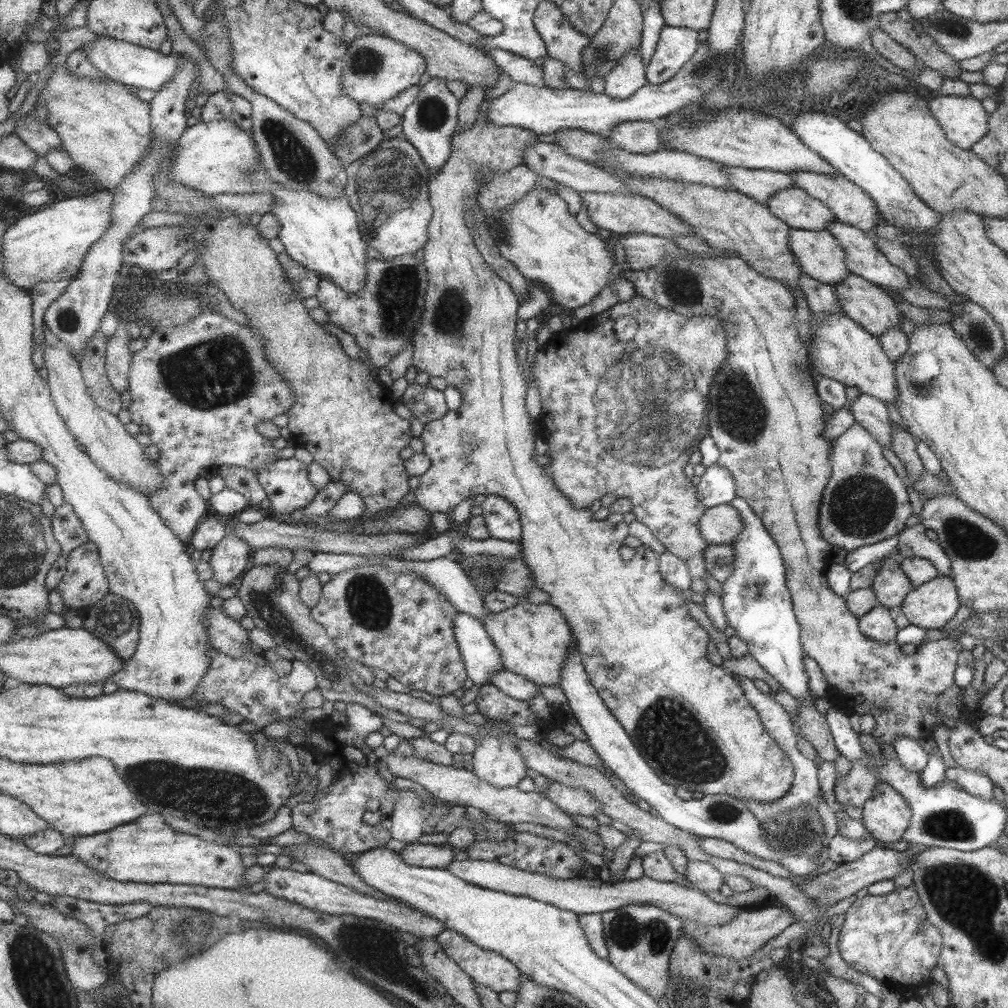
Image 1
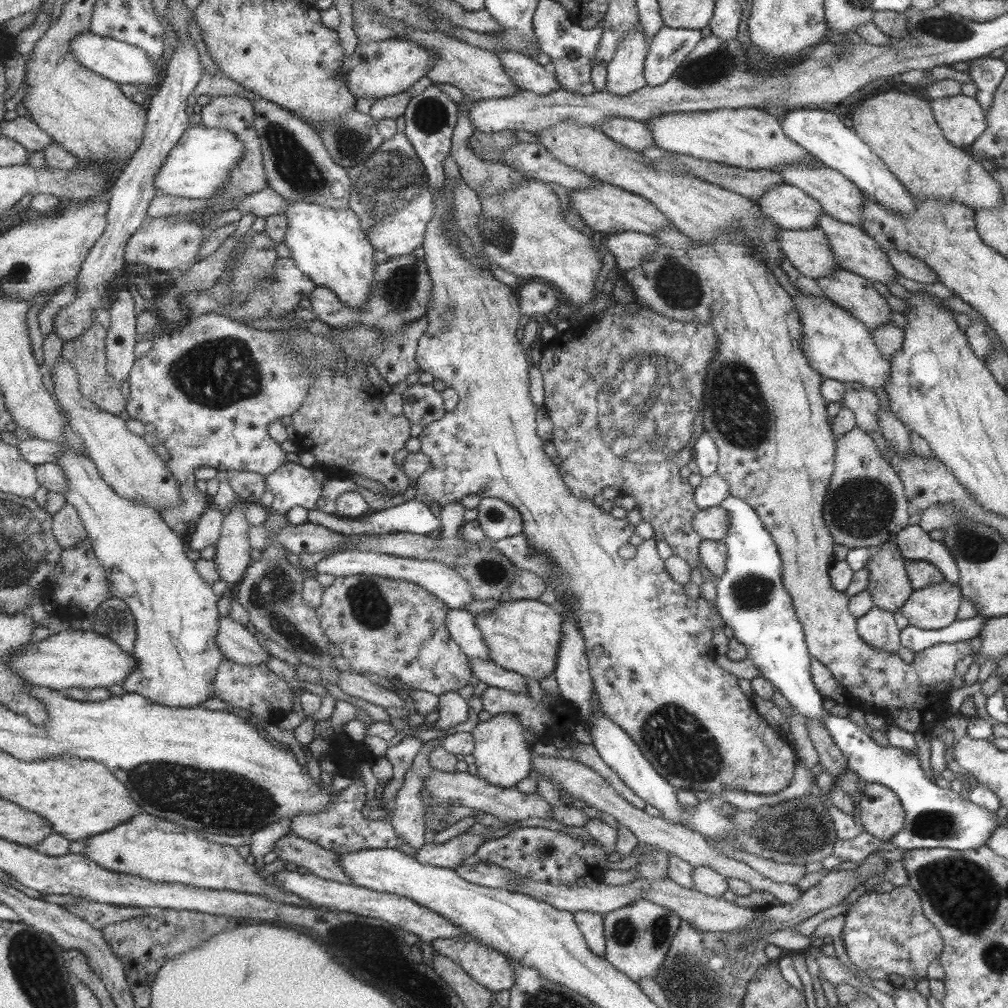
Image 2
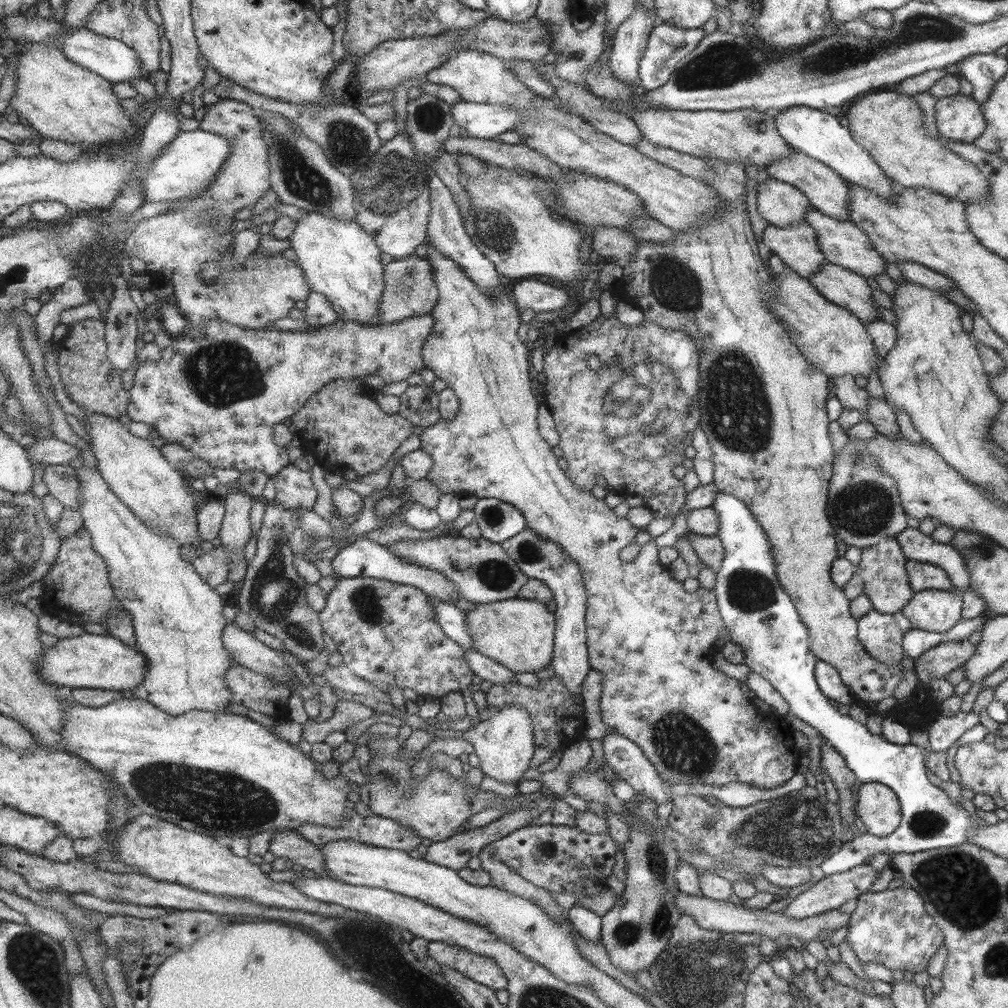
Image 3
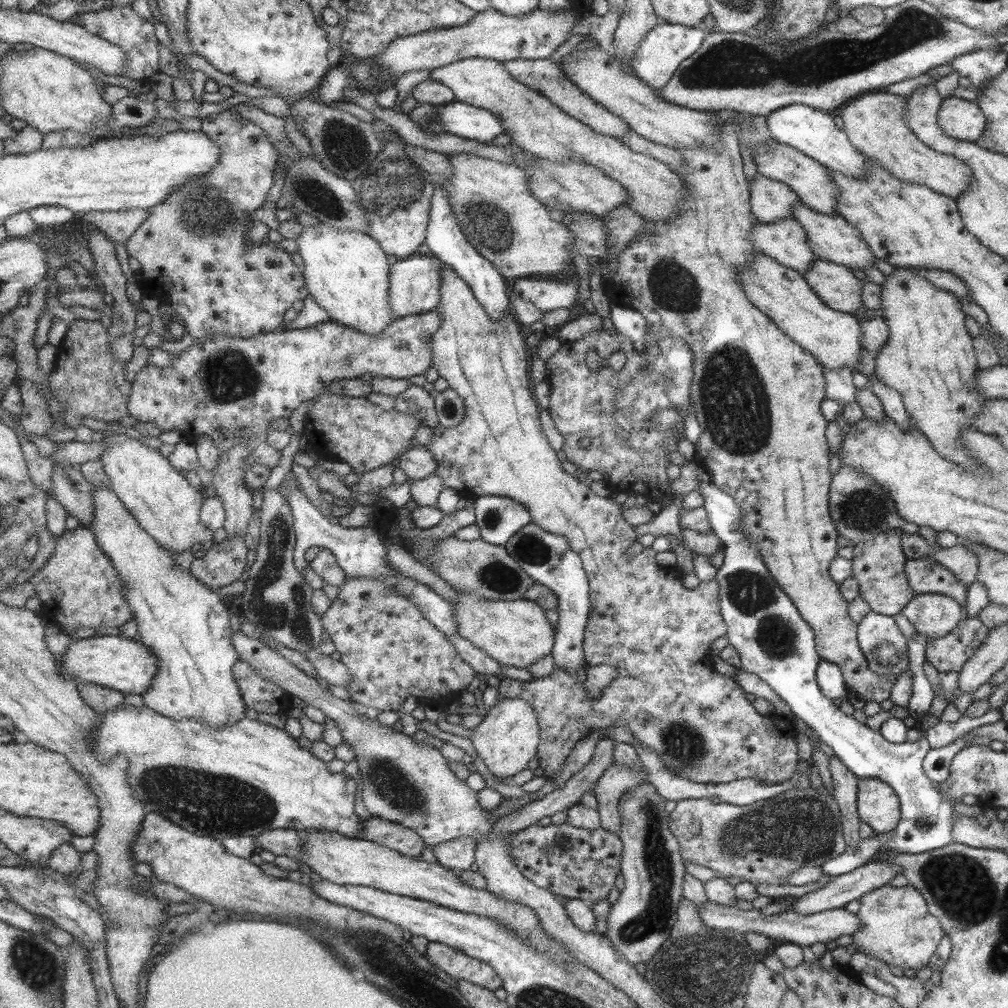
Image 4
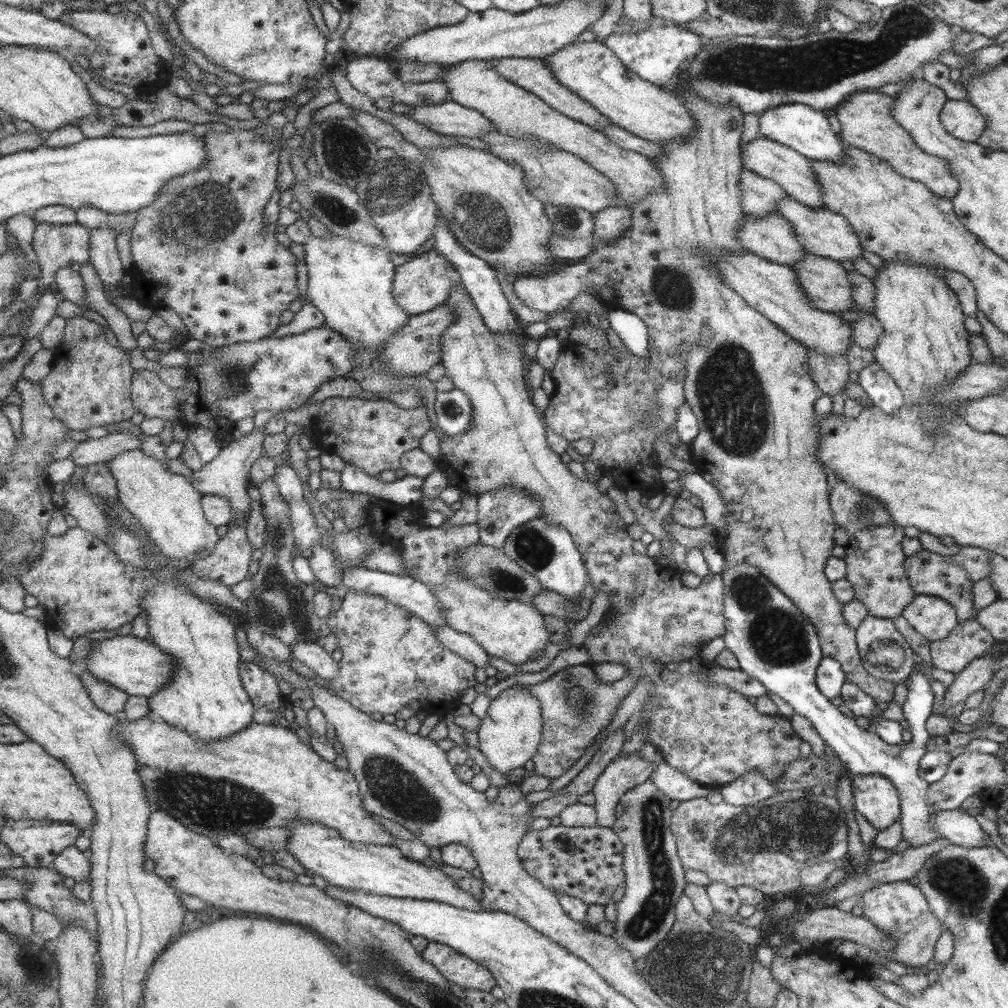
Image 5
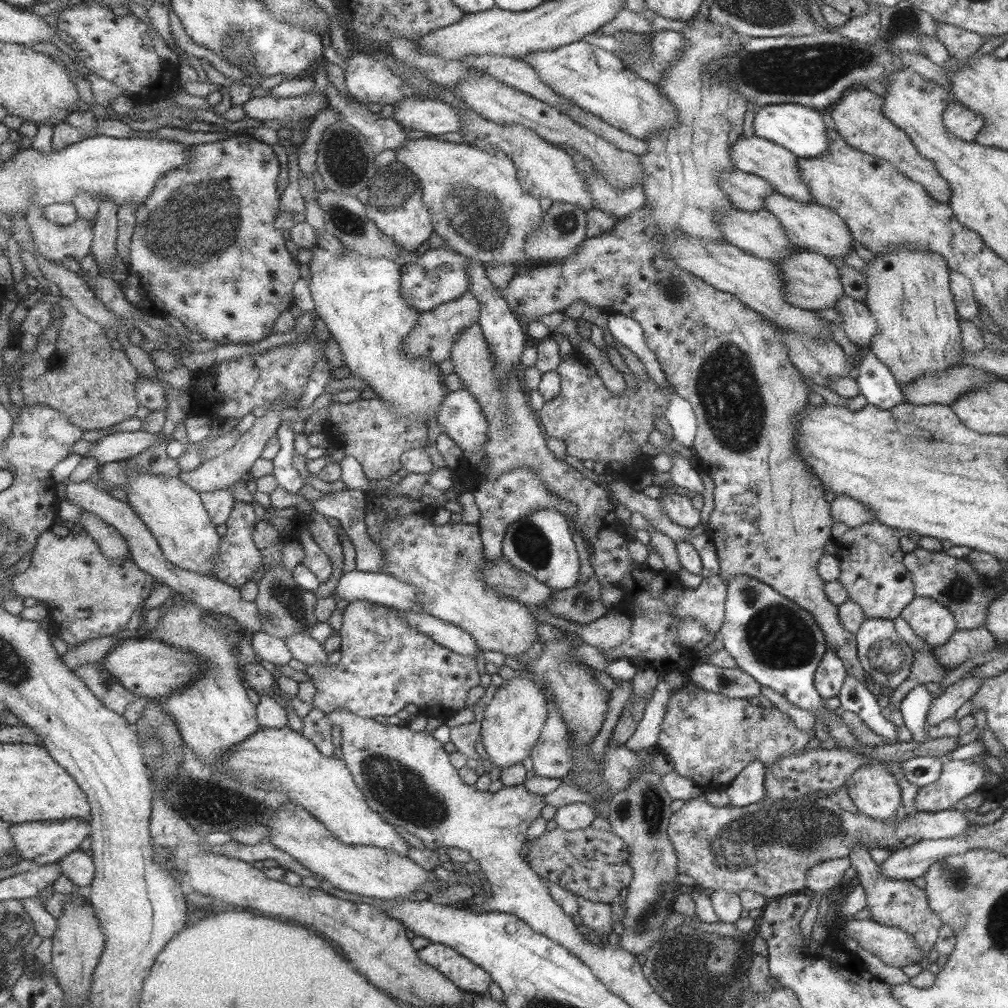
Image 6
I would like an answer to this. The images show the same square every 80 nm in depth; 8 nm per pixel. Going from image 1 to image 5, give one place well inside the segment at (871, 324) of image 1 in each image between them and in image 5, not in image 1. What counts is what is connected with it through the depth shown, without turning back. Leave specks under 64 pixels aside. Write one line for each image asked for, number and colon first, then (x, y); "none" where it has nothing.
2: (843, 288)
3: (848, 290)
4: (837, 287)
5: (823, 281)

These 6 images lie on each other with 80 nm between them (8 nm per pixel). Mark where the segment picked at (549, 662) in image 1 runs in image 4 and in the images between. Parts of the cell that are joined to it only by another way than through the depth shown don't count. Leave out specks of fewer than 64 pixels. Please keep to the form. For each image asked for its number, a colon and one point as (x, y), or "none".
2: (522, 636)
3: (519, 634)
4: (515, 633)

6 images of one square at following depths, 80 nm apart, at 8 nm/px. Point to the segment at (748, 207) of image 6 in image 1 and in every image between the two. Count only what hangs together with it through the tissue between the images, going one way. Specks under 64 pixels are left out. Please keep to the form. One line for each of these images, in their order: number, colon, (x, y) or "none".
1: (798, 210)
2: (790, 208)
3: (779, 204)
4: (770, 200)
5: (758, 196)

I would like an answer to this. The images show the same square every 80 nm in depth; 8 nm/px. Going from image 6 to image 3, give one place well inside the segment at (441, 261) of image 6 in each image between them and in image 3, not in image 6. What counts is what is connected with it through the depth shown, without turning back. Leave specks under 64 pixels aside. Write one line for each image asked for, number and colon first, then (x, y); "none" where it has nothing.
3: (409, 288)
4: (415, 282)
5: (422, 283)

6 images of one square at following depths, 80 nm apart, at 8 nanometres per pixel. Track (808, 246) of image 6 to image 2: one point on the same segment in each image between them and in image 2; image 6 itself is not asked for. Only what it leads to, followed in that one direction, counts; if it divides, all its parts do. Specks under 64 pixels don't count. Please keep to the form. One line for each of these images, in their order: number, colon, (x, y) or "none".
2: (854, 251)
3: (843, 243)
4: (831, 238)
5: (821, 232)

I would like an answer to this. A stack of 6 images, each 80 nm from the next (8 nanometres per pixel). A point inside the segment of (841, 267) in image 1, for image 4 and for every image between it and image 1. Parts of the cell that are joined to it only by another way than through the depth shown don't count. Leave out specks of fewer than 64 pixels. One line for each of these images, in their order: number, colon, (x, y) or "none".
2: (808, 251)
3: (796, 245)
4: (785, 240)

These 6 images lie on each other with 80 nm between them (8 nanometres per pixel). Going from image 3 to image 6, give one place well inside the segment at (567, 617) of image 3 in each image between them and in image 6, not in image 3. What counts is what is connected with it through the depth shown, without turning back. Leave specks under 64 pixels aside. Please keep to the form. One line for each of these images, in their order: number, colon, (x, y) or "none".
4: (546, 557)
5: (546, 551)
6: (539, 543)

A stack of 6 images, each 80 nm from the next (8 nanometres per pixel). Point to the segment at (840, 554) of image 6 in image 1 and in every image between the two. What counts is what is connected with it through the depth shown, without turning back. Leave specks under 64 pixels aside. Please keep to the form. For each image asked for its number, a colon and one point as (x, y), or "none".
1: (890, 585)
2: (889, 586)
3: (882, 570)
4: (878, 565)
5: (874, 560)

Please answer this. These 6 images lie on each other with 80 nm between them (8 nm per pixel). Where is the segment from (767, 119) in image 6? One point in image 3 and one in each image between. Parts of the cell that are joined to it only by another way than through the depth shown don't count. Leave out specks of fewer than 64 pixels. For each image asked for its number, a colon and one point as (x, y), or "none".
3: (816, 134)
4: (811, 131)
5: (801, 128)

